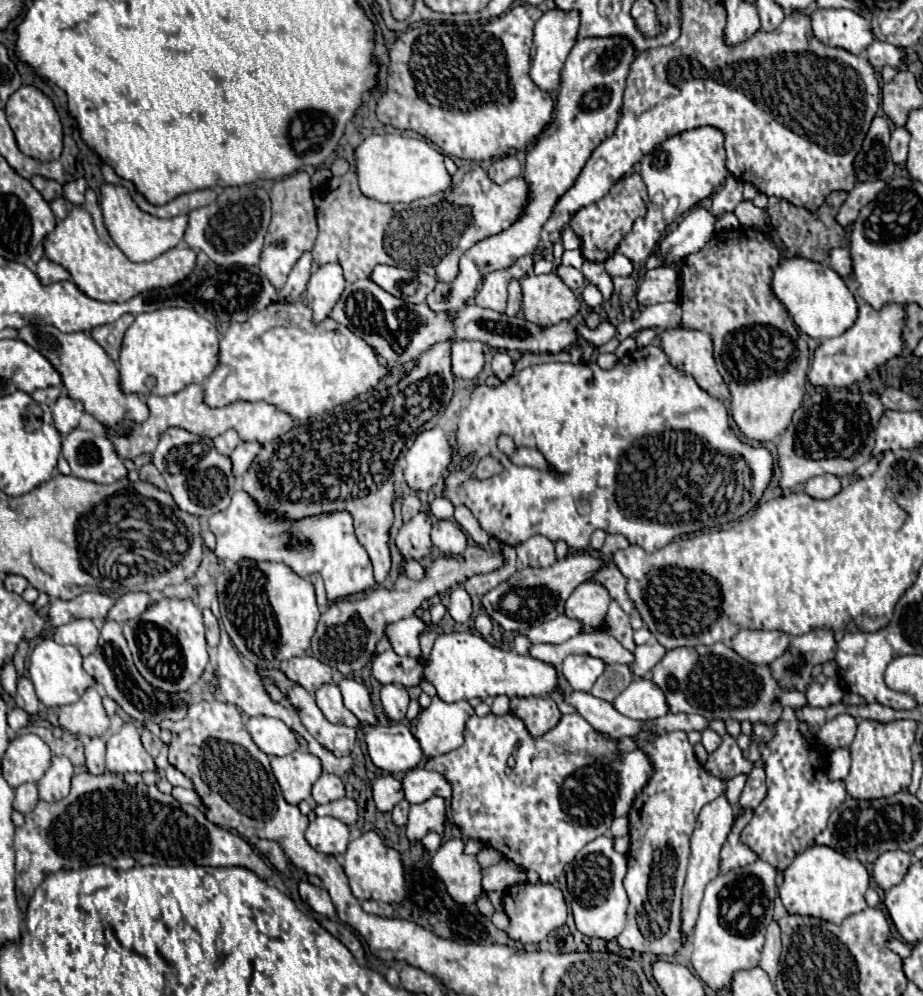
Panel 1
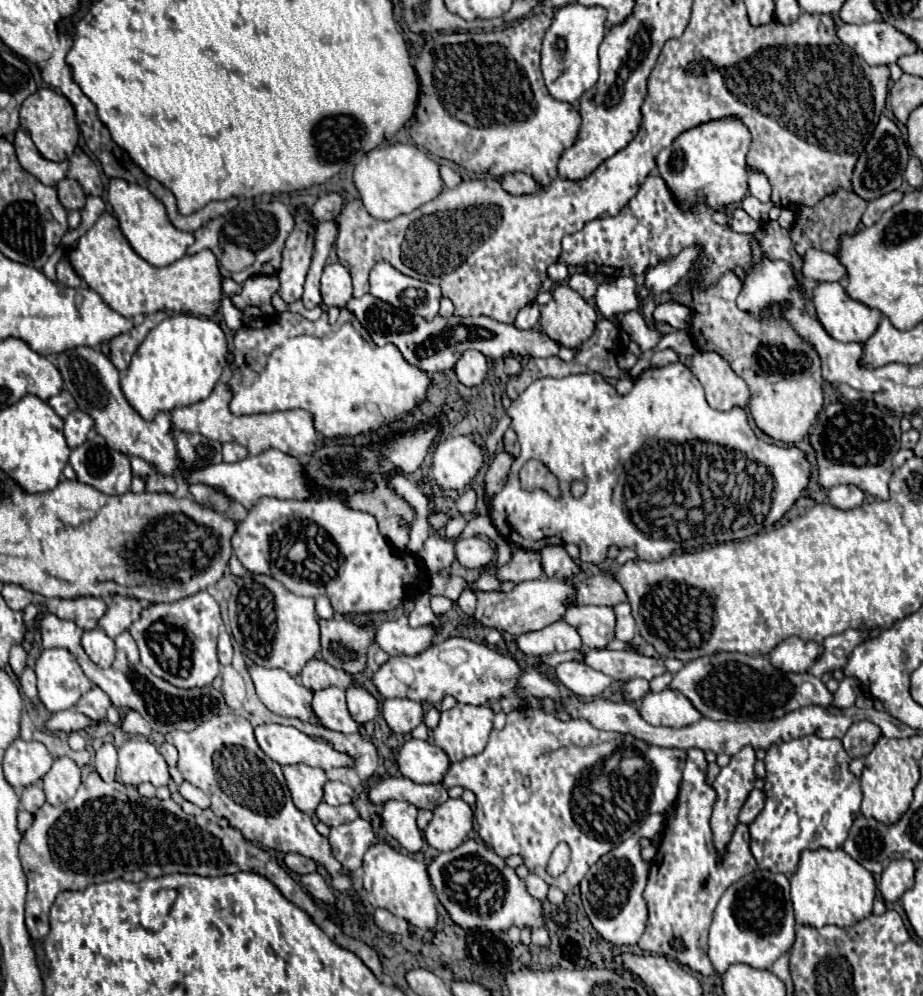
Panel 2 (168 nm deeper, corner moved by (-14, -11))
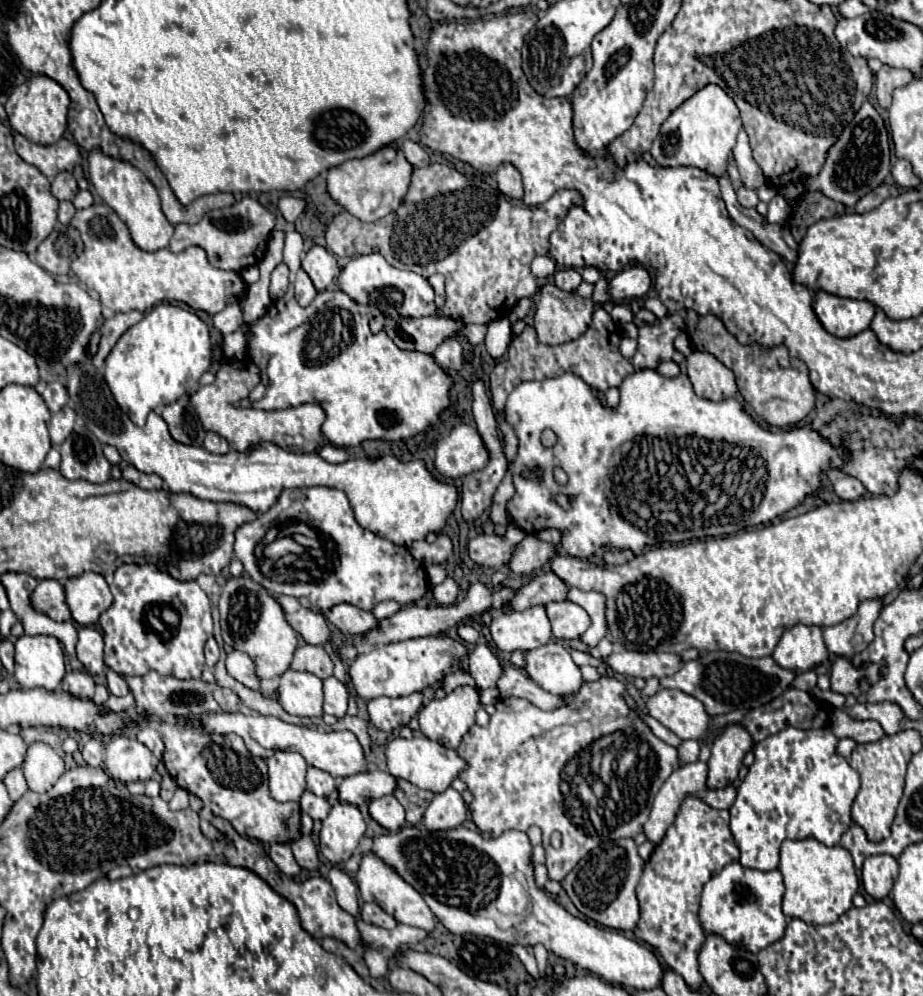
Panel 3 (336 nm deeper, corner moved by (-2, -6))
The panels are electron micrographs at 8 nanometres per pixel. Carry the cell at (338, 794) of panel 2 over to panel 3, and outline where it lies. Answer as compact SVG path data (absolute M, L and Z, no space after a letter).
M308 767L306 787L318 797L330 797L336 791L336 779L332 775L326 775L326 771L322 769Z

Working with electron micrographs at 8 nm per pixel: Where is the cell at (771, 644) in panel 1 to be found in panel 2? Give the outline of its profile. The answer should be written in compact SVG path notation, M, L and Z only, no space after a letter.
M790 636L782 644L778 644L768 656L774 668L782 668L782 672L806 672L820 652L820 644Z

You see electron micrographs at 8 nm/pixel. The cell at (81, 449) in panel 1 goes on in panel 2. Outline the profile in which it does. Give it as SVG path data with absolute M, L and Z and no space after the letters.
M90 432L88 440L72 450L70 464L80 482L104 494L126 494L130 490L130 458L112 450L96 432Z

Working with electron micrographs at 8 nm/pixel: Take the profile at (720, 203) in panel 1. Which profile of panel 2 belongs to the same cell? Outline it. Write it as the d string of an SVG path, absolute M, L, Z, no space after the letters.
M748 194L748 196L742 200L742 204L740 204L740 206L742 206L742 210L744 210L746 214L750 214L756 222L760 222L760 224L762 224L762 222L768 218L768 212L770 212L770 208L772 208L774 204L772 204L772 202L762 204L760 200L756 200L754 196L750 196L750 194Z

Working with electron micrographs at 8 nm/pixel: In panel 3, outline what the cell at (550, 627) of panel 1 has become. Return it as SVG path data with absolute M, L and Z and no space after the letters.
M530 607L526 611L500 613L490 623L490 635L502 651L528 651L546 645L552 637L552 627L544 607Z

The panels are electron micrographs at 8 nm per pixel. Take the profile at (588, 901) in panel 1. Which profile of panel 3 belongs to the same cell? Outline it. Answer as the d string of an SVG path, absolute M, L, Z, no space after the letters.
M618 839L598 845L584 859L580 859L580 863L566 875L566 879L562 879L562 887L566 889L576 909L592 921L604 927L630 931L640 919L636 885L640 881L642 869L644 861L638 855L638 845L634 843L634 839Z

